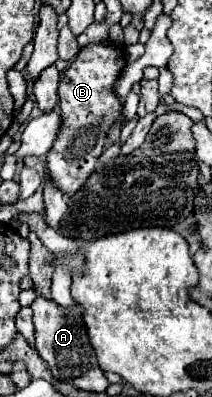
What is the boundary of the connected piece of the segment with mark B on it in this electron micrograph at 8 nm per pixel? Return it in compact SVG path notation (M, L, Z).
M96 44L78 52L78 58L66 70L58 96L60 96L60 114L62 114L62 132L58 142L54 142L50 154L46 156L46 168L50 182L66 196L76 194L86 178L94 172L96 166L96 142L98 156L104 152L106 134L116 120L124 120L122 102L114 98L114 82L124 68L124 52L116 46Z

